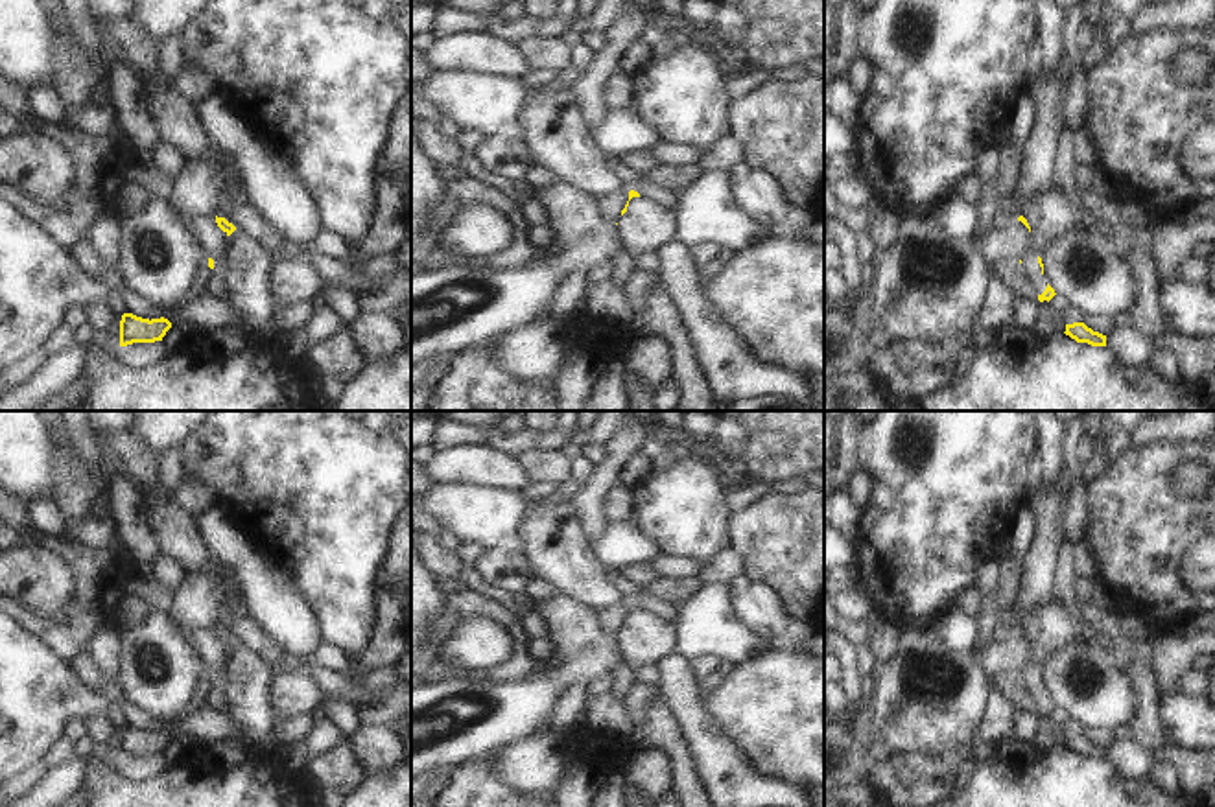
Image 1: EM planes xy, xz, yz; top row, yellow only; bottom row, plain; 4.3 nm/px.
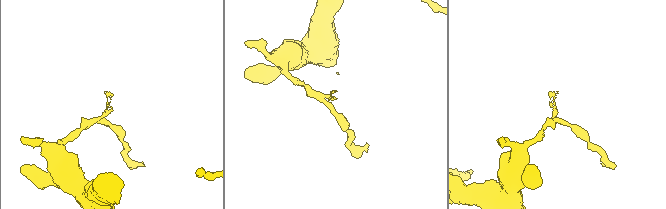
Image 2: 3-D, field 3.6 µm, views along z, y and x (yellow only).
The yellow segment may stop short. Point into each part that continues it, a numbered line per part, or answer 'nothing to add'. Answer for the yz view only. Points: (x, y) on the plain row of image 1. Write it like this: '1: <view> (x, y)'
nothing to add

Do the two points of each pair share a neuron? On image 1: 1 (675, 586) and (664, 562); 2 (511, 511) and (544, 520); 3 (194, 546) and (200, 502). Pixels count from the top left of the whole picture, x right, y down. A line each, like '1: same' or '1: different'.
1: different
2: different
3: different

